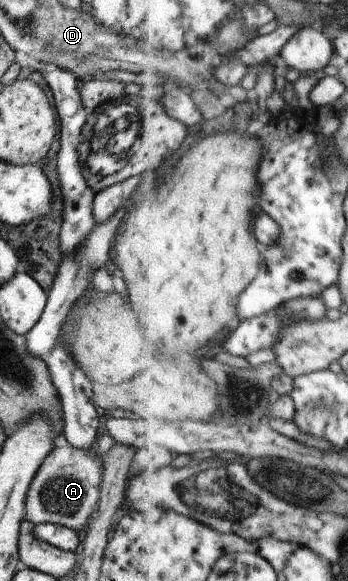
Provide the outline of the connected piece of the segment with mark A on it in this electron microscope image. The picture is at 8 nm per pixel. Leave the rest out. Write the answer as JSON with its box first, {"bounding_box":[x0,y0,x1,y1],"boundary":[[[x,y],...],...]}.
{"bounding_box":[24,445,102,532],"boundary":[[[72,445],[54,447],[38,467],[26,493],[24,521],[31,525],[50,523],[77,532],[95,510],[102,479],[102,457],[94,449],[84,451]]]}

